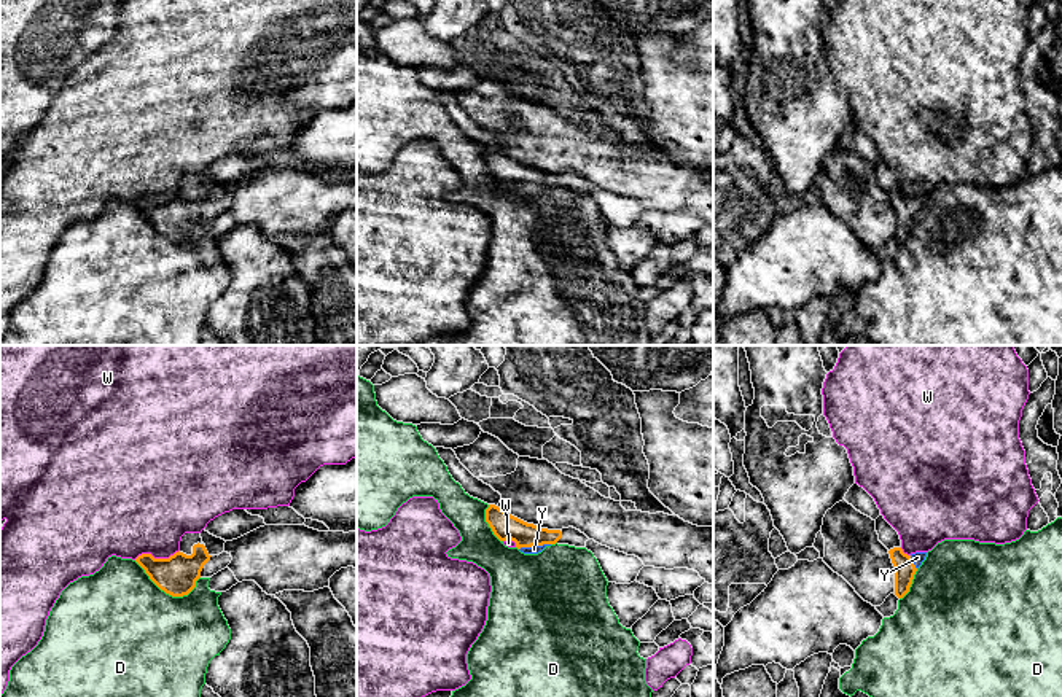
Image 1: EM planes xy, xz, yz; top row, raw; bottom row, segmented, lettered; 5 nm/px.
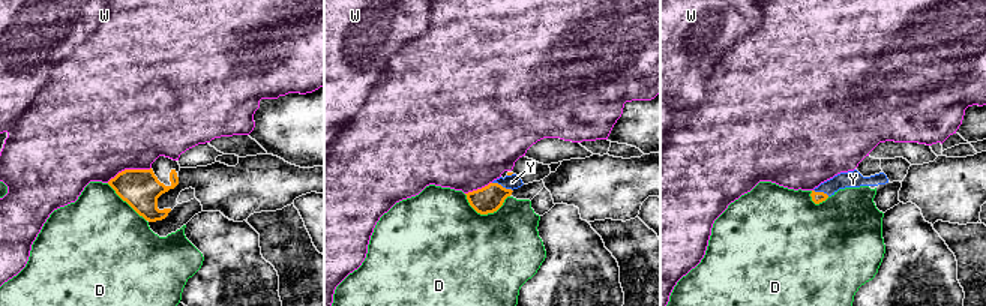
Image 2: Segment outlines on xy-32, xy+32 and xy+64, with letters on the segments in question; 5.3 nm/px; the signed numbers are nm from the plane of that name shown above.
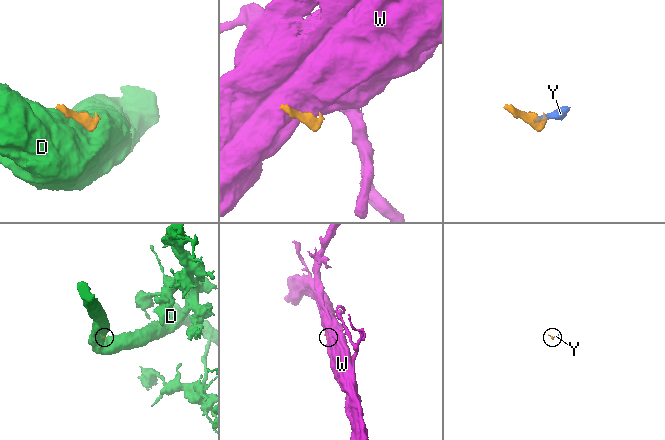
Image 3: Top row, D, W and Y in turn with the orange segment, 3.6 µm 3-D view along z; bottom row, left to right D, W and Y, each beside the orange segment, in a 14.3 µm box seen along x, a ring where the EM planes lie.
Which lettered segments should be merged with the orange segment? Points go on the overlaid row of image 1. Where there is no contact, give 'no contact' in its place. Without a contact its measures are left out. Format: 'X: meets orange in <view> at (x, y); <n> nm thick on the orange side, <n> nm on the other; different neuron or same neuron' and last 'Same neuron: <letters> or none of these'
D: meets orange in xy at (167, 592); 200 nm thick on the orange side, 480 nm on the other; different neuron
W: meets orange in xy at (156, 559); 200 nm thick on the orange side, 440 nm on the other; different neuron
Y: meets orange in xz at (534, 545); 130 nm thick on the orange side, 50 nm on the other; same neuron
Same neuron: Y

